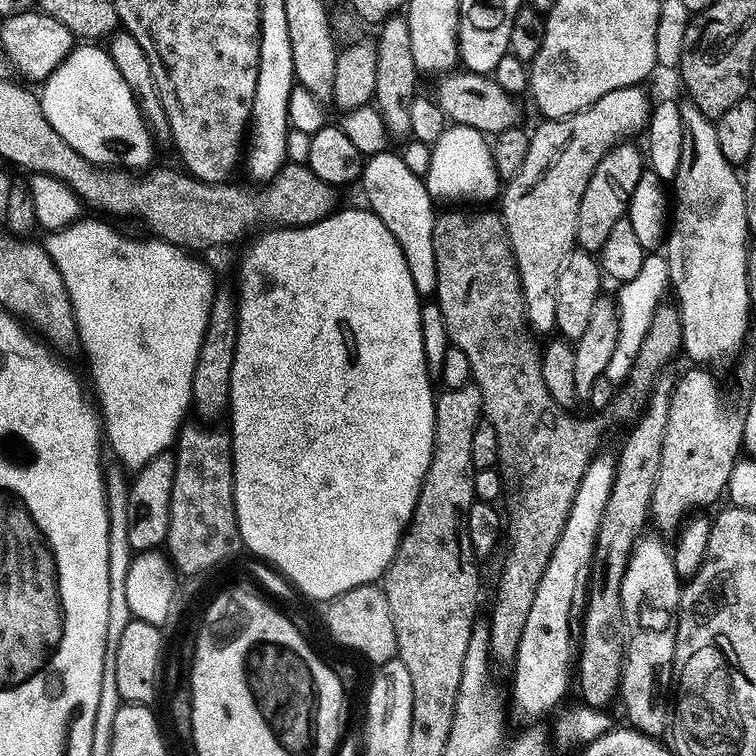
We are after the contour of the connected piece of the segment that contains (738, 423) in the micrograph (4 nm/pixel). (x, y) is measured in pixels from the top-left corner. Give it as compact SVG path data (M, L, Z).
M707 367L690 368L681 380L675 381L672 389L670 418L666 422L666 438L662 442L662 466L658 466L658 478L654 482L650 520L661 528L661 533L675 533L689 513L704 510L707 504L723 497L730 470L742 452L743 419L737 413L735 416L728 412L720 397L720 388L707 372Z

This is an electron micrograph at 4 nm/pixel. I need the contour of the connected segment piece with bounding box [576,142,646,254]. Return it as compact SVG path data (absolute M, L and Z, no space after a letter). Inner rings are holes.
M625 142L616 144L602 158L602 162L598 162L598 166L594 170L594 174L590 178L590 182L586 186L586 194L582 194L582 206L578 206L578 230L576 231L577 245L585 252L593 254L599 253L600 247L605 244L610 230L620 220L625 219L628 214L628 205L632 191L635 190L635 184L642 178L646 171L646 156L643 151L640 152L635 148L635 143Z

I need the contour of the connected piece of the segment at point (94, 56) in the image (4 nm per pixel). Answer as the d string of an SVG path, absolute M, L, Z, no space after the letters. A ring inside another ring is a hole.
M84 42L73 48L69 56L66 57L65 60L58 65L57 69L48 76L48 79L43 82L42 89L44 89L44 92L41 91L39 93L40 105L46 114L46 118L50 122L50 126L54 130L58 130L58 134L62 134L62 138L65 142L67 142L74 150L78 150L78 154L84 152L154 152L154 137L152 133L149 132L147 124L144 123L144 115L141 114L140 107L137 106L136 99L134 98L134 94L130 90L130 87L126 86L125 79L119 74L118 68L108 56L107 51L105 51L103 47L92 47L96 46Z

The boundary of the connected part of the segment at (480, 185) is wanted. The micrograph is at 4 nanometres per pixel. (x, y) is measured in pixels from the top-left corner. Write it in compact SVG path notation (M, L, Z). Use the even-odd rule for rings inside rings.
M448 126L445 127L444 132L436 139L435 144L431 145L430 152L432 152L432 157L428 160L428 176L426 172L426 179L424 180L424 185L426 190L431 194L433 201L441 202L440 200L492 200L501 195L502 192L502 181L499 174L496 172L495 163L492 161L492 149L490 147L489 141L485 139L483 135L473 134L469 129L463 126Z

